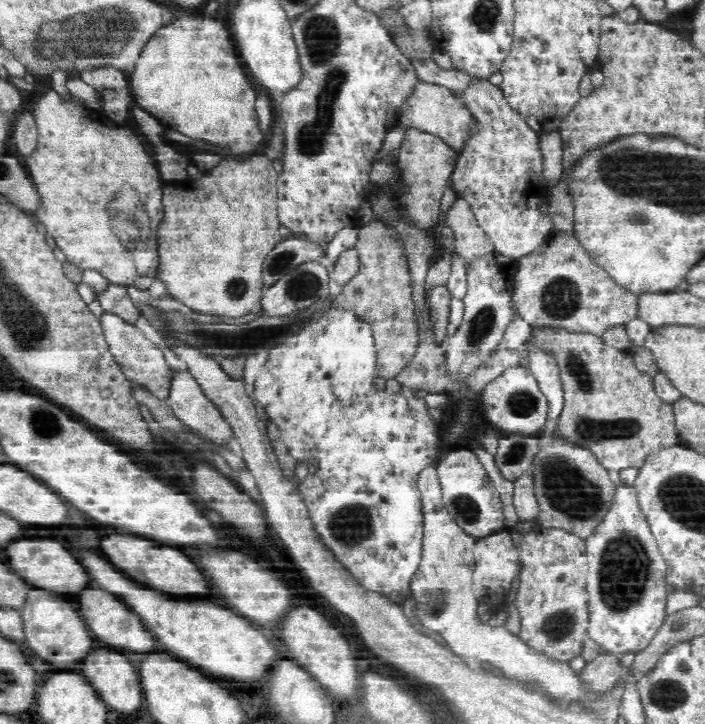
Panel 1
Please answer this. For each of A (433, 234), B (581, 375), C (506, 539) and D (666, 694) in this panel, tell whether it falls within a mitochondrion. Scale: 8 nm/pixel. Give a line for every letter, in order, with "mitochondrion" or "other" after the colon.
A: other
B: mitochondrion
C: other
D: mitochondrion

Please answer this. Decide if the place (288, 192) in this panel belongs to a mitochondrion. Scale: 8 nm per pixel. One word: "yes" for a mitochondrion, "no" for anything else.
no

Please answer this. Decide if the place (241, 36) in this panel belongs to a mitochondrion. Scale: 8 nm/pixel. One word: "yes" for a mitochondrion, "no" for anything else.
no

